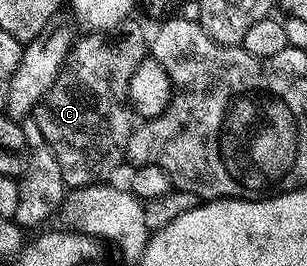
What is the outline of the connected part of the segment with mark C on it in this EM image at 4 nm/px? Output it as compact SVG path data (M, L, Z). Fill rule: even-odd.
M132 24L109 33L85 32L73 45L54 87L50 87L44 100L36 106L34 120L38 123L38 131L42 131L42 139L46 139L50 151L54 151L54 159L58 159L58 167L62 167L62 179L69 190L101 184L111 178L108 176L120 164L125 164L128 140L134 128L134 114L128 104L130 75L134 75L134 67L138 67L146 56L146 33L144 37L143 31Z

